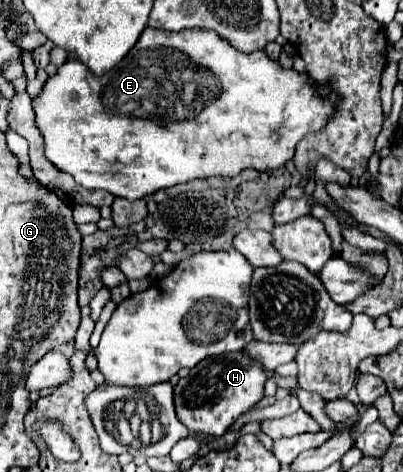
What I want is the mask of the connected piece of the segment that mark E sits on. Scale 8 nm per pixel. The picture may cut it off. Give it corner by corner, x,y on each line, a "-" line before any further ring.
145,28
139,42
129,50
129,54
103,78
97,78
81,60
69,58
63,66
59,66
57,74
51,76
39,98
33,100
35,120
37,126
45,138
45,156
49,162
53,162
63,172
71,174
77,184
81,184
87,190
107,190
113,196
121,196
125,200
139,200
147,198
153,192
161,188
169,188
175,184
183,184
195,178
209,178
209,176
237,176
245,168
255,168
259,172
271,172
281,166
285,166
295,156
295,146
301,142
309,132
321,132
325,128
325,122
331,120
331,114
337,108
337,92
321,94
319,88
313,84
313,78
309,78
307,72
297,72
295,68
285,70
277,60
271,60
263,50
261,52
237,52
227,40
221,40
221,36
215,36
215,32
209,32
205,28
193,28
193,30
181,30
181,32
161,32
159,28

